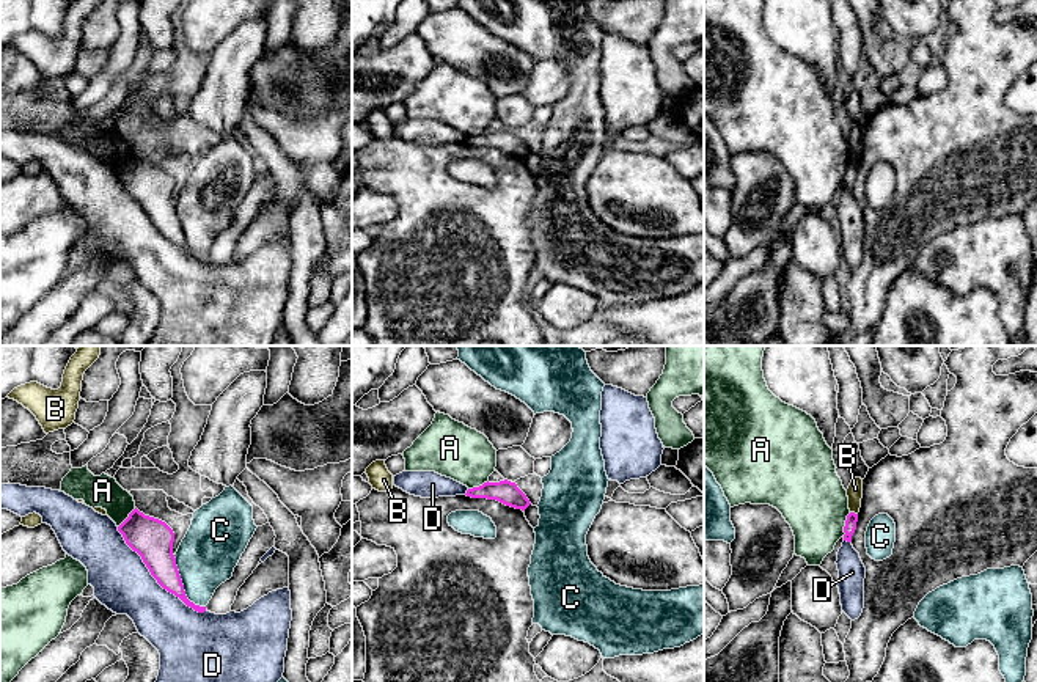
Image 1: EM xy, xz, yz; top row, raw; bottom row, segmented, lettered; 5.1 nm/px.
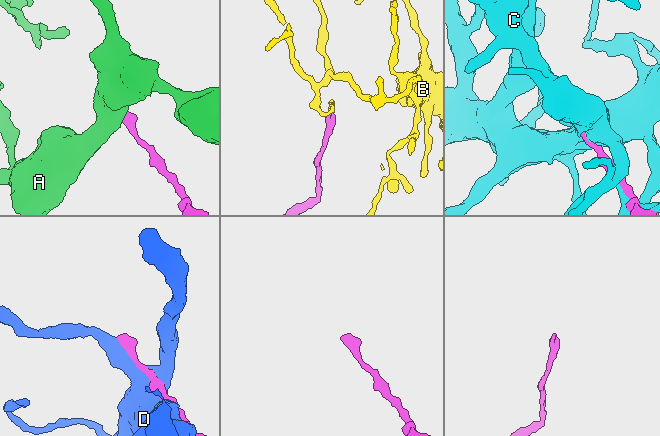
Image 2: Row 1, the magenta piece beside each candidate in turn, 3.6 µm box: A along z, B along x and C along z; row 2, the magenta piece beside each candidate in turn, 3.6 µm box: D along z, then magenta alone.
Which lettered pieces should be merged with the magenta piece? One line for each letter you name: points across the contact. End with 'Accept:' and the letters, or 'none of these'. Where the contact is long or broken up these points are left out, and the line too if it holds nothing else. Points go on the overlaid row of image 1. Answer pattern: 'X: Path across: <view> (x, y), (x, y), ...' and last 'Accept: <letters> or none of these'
Accept: none of these

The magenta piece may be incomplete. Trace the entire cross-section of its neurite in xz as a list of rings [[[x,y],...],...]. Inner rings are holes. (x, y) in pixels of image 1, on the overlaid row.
[[[508,479],[500,482],[484,482],[479,487],[468,489],[467,497],[497,500],[506,506],[525,511],[531,503],[515,482]]]

